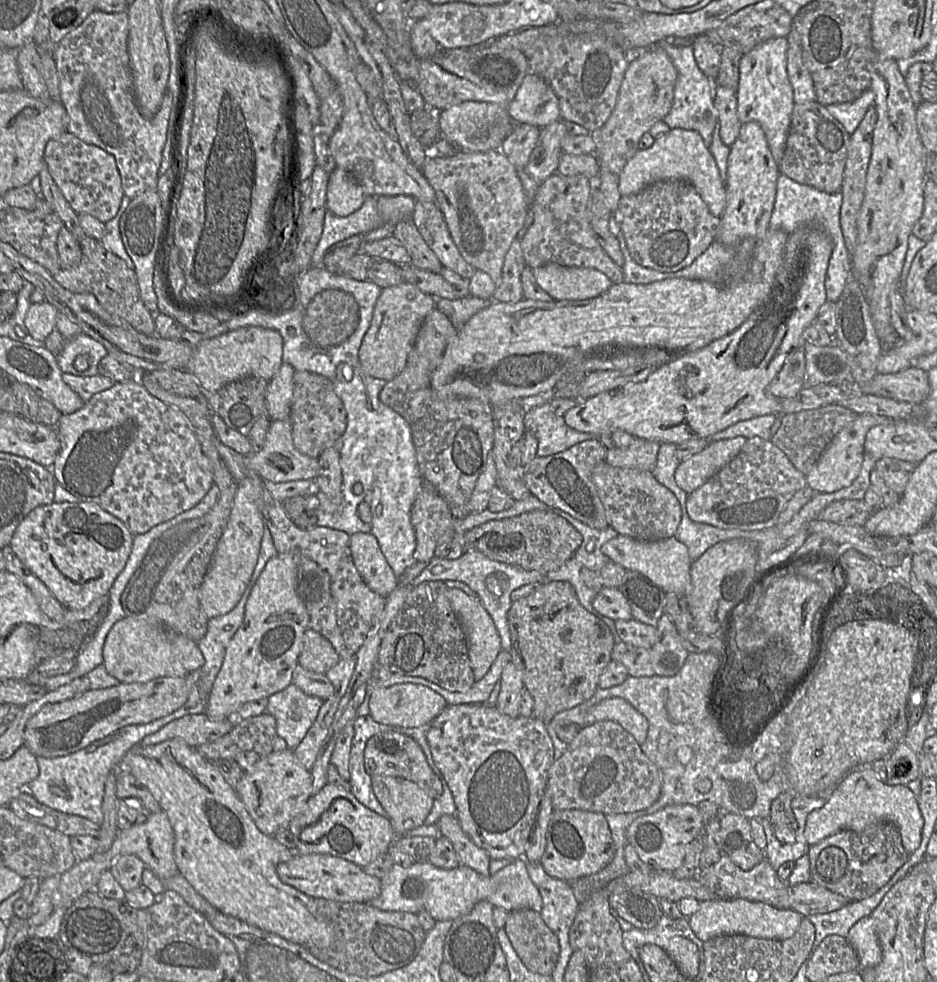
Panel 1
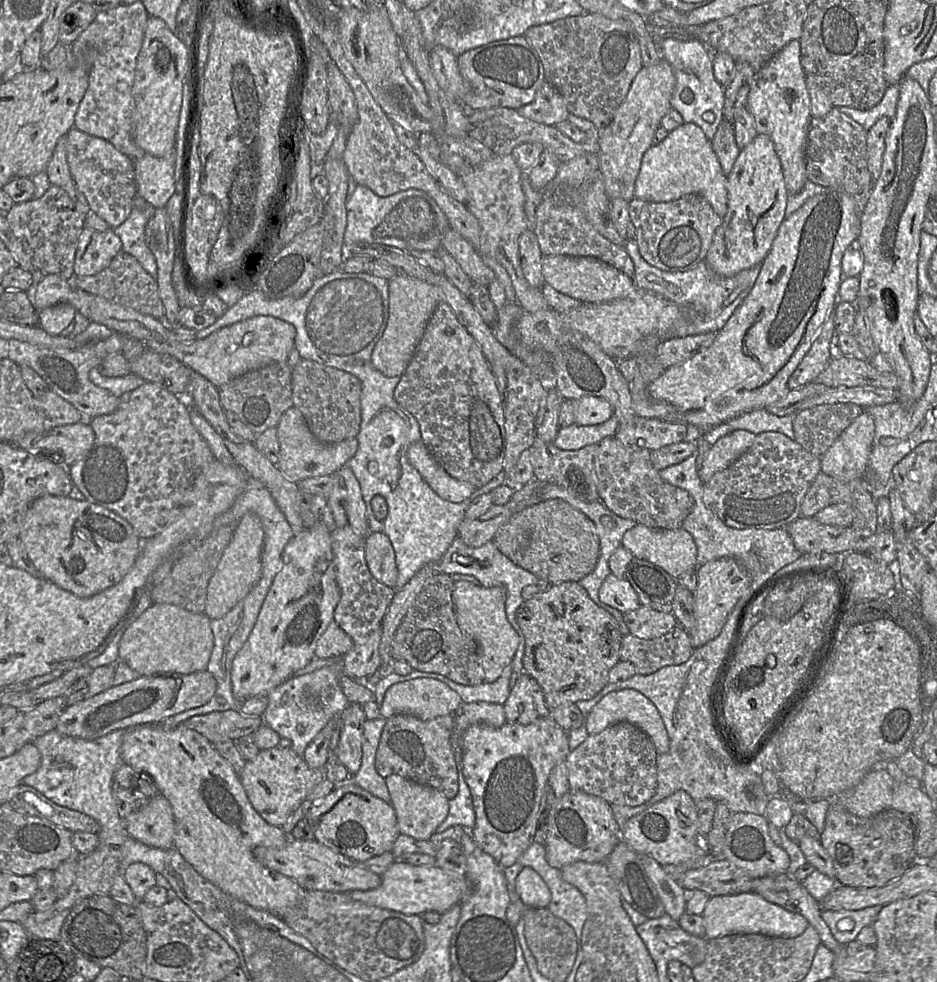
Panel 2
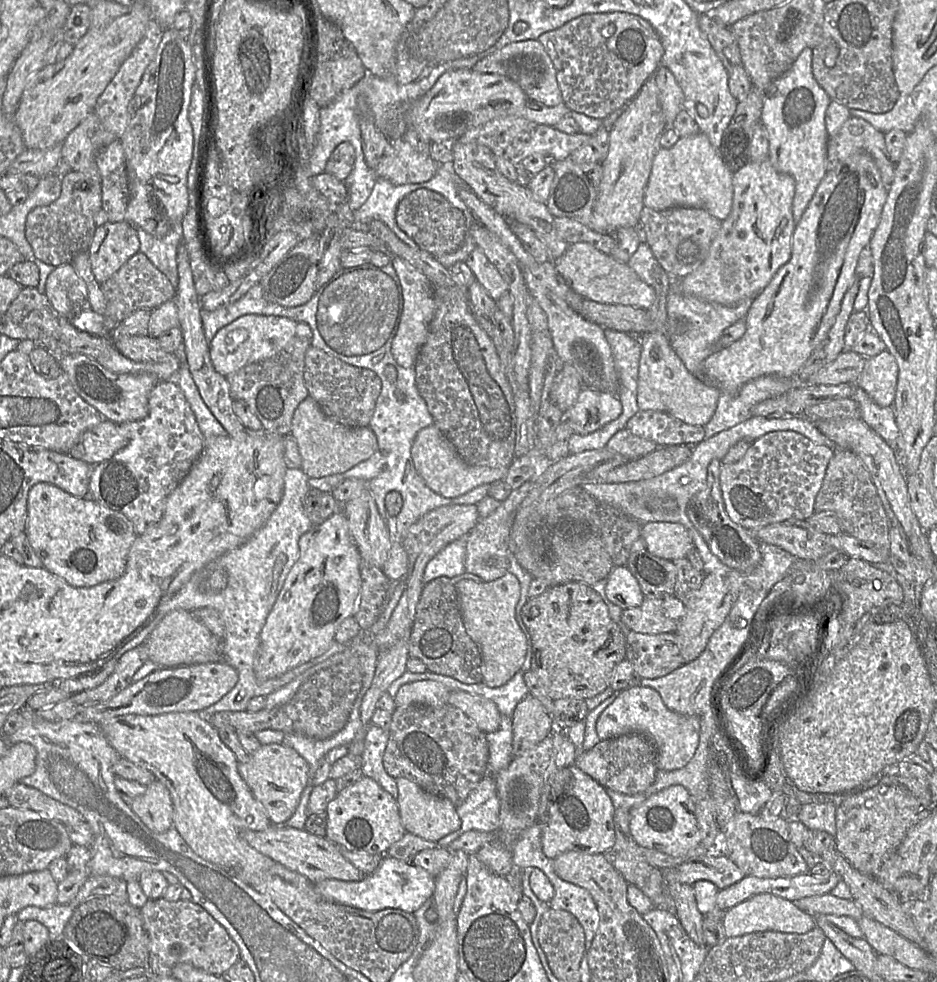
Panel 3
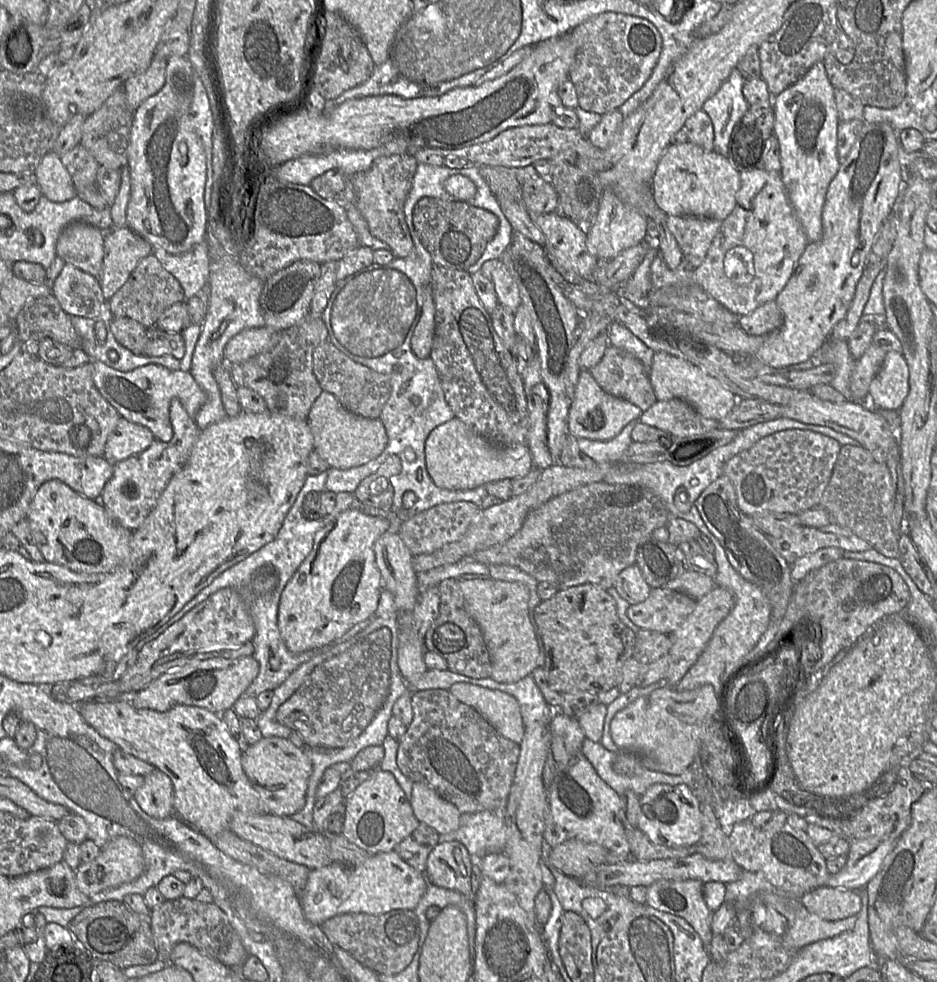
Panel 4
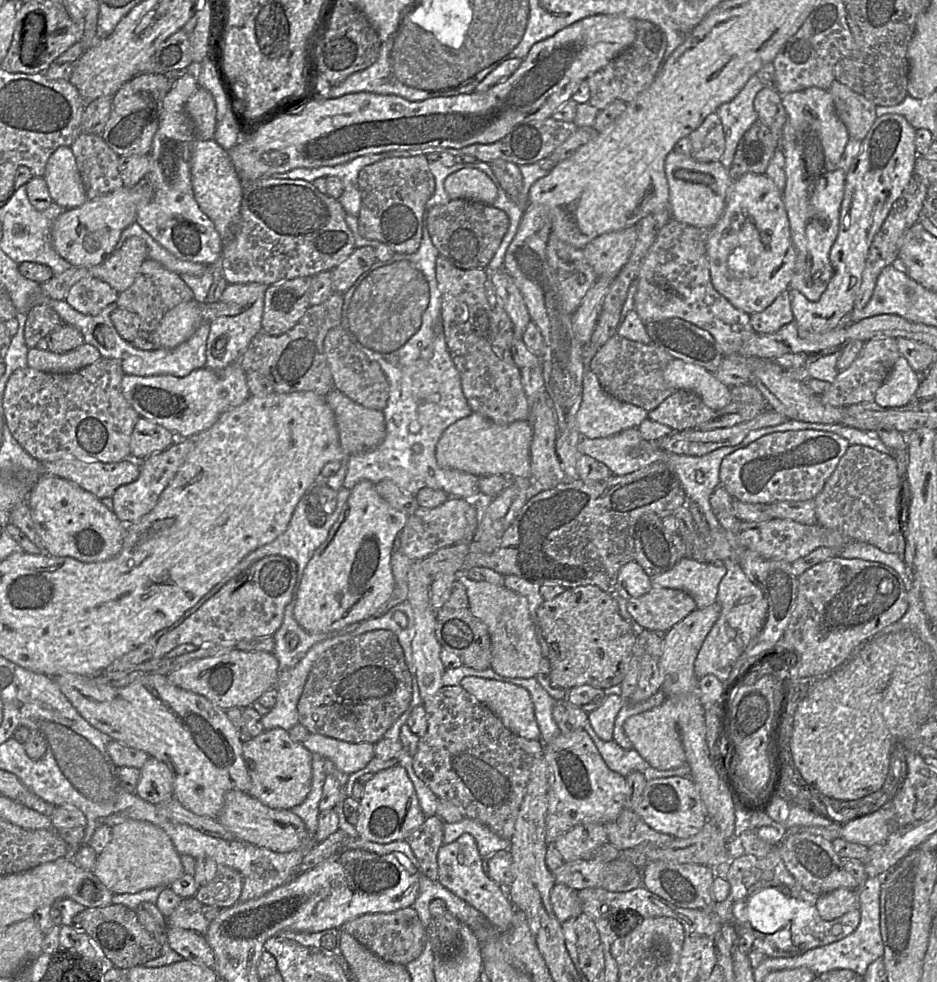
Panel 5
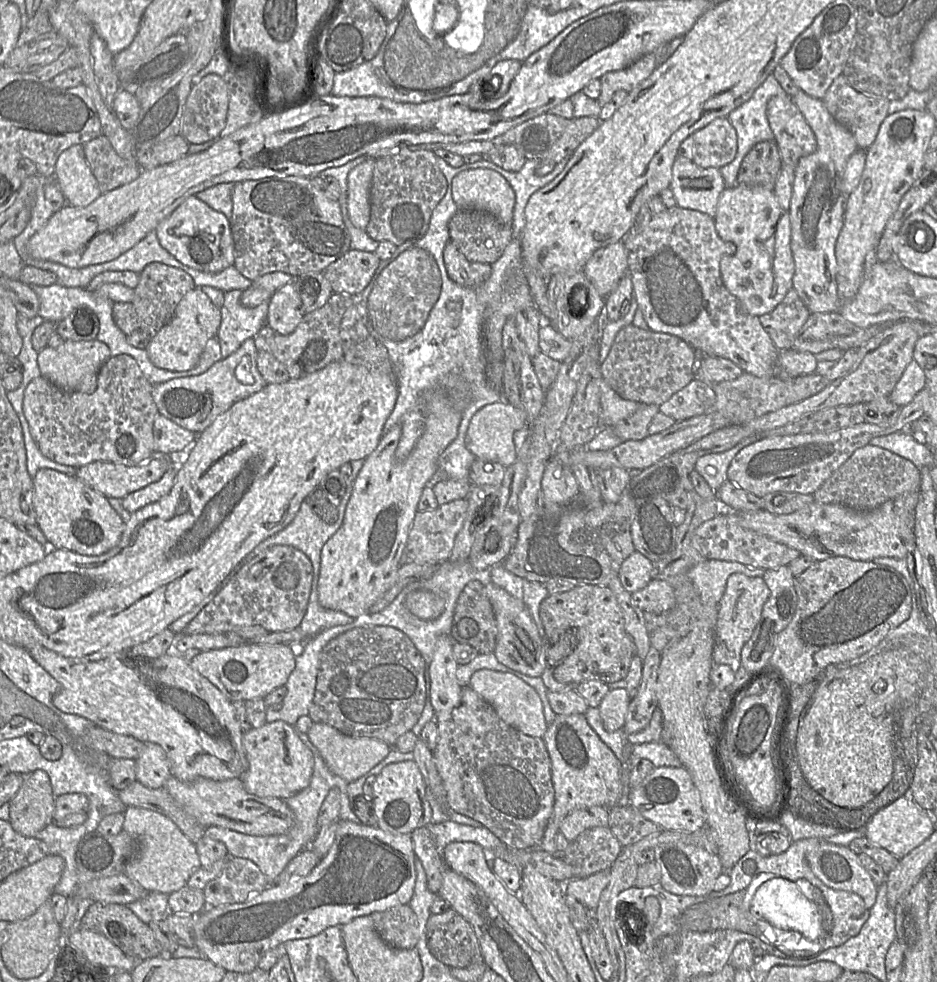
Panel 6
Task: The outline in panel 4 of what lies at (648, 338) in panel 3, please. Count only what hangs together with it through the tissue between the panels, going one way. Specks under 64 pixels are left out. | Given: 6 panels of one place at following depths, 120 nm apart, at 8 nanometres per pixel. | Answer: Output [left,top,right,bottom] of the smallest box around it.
[649,352,737,421]

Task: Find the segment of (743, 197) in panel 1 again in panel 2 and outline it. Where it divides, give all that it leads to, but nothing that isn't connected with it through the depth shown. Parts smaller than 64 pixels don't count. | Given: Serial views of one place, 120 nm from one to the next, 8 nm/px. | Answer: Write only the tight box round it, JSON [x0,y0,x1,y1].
[706,134,788,277]

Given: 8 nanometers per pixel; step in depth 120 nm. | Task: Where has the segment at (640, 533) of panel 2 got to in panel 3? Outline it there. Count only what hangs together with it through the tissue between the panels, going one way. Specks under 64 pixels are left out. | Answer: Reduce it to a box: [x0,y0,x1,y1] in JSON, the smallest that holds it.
[640,522,694,561]

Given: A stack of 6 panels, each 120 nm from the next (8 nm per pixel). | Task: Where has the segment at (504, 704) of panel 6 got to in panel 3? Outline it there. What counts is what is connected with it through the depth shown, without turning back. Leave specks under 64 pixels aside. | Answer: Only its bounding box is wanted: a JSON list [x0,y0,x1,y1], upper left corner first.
[448,690,502,733]

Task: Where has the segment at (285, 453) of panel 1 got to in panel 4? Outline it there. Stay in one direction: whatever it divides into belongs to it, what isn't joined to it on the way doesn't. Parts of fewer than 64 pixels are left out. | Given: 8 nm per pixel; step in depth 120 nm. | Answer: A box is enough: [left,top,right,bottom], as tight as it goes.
[307,391,388,469]

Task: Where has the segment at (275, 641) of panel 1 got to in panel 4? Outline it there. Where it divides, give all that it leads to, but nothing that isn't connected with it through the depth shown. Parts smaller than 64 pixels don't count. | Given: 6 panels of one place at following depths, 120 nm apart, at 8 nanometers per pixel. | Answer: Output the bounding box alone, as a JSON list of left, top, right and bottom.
[278,507,389,653]

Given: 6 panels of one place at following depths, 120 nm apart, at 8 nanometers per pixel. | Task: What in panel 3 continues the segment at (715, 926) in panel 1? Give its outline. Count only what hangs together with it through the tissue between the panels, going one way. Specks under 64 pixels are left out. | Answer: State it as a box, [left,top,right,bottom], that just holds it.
[722,894,816,938]

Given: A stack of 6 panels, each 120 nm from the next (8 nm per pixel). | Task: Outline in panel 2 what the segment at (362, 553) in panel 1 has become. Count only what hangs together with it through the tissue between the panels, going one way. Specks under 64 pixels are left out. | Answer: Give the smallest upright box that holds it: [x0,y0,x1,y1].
[365,532,398,589]

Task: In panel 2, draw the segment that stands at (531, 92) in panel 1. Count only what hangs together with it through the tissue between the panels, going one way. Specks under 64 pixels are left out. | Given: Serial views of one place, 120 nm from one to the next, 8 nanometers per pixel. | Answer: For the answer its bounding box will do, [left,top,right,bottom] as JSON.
[516,81,569,126]

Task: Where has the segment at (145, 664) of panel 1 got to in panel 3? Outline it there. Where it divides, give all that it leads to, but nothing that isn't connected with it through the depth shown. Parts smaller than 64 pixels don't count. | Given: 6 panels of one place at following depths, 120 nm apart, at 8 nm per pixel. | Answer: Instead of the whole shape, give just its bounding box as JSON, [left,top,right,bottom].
[144,609,220,667]

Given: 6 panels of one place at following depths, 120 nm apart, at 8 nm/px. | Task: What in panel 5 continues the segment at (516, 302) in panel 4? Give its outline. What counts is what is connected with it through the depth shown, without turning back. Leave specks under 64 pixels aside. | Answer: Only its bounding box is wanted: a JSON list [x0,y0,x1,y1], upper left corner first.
[489,268,532,338]

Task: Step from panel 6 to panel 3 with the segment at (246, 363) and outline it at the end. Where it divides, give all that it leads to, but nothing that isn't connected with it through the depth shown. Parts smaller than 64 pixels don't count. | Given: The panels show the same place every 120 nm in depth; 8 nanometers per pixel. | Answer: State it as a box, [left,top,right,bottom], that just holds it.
[57,354,160,424]

